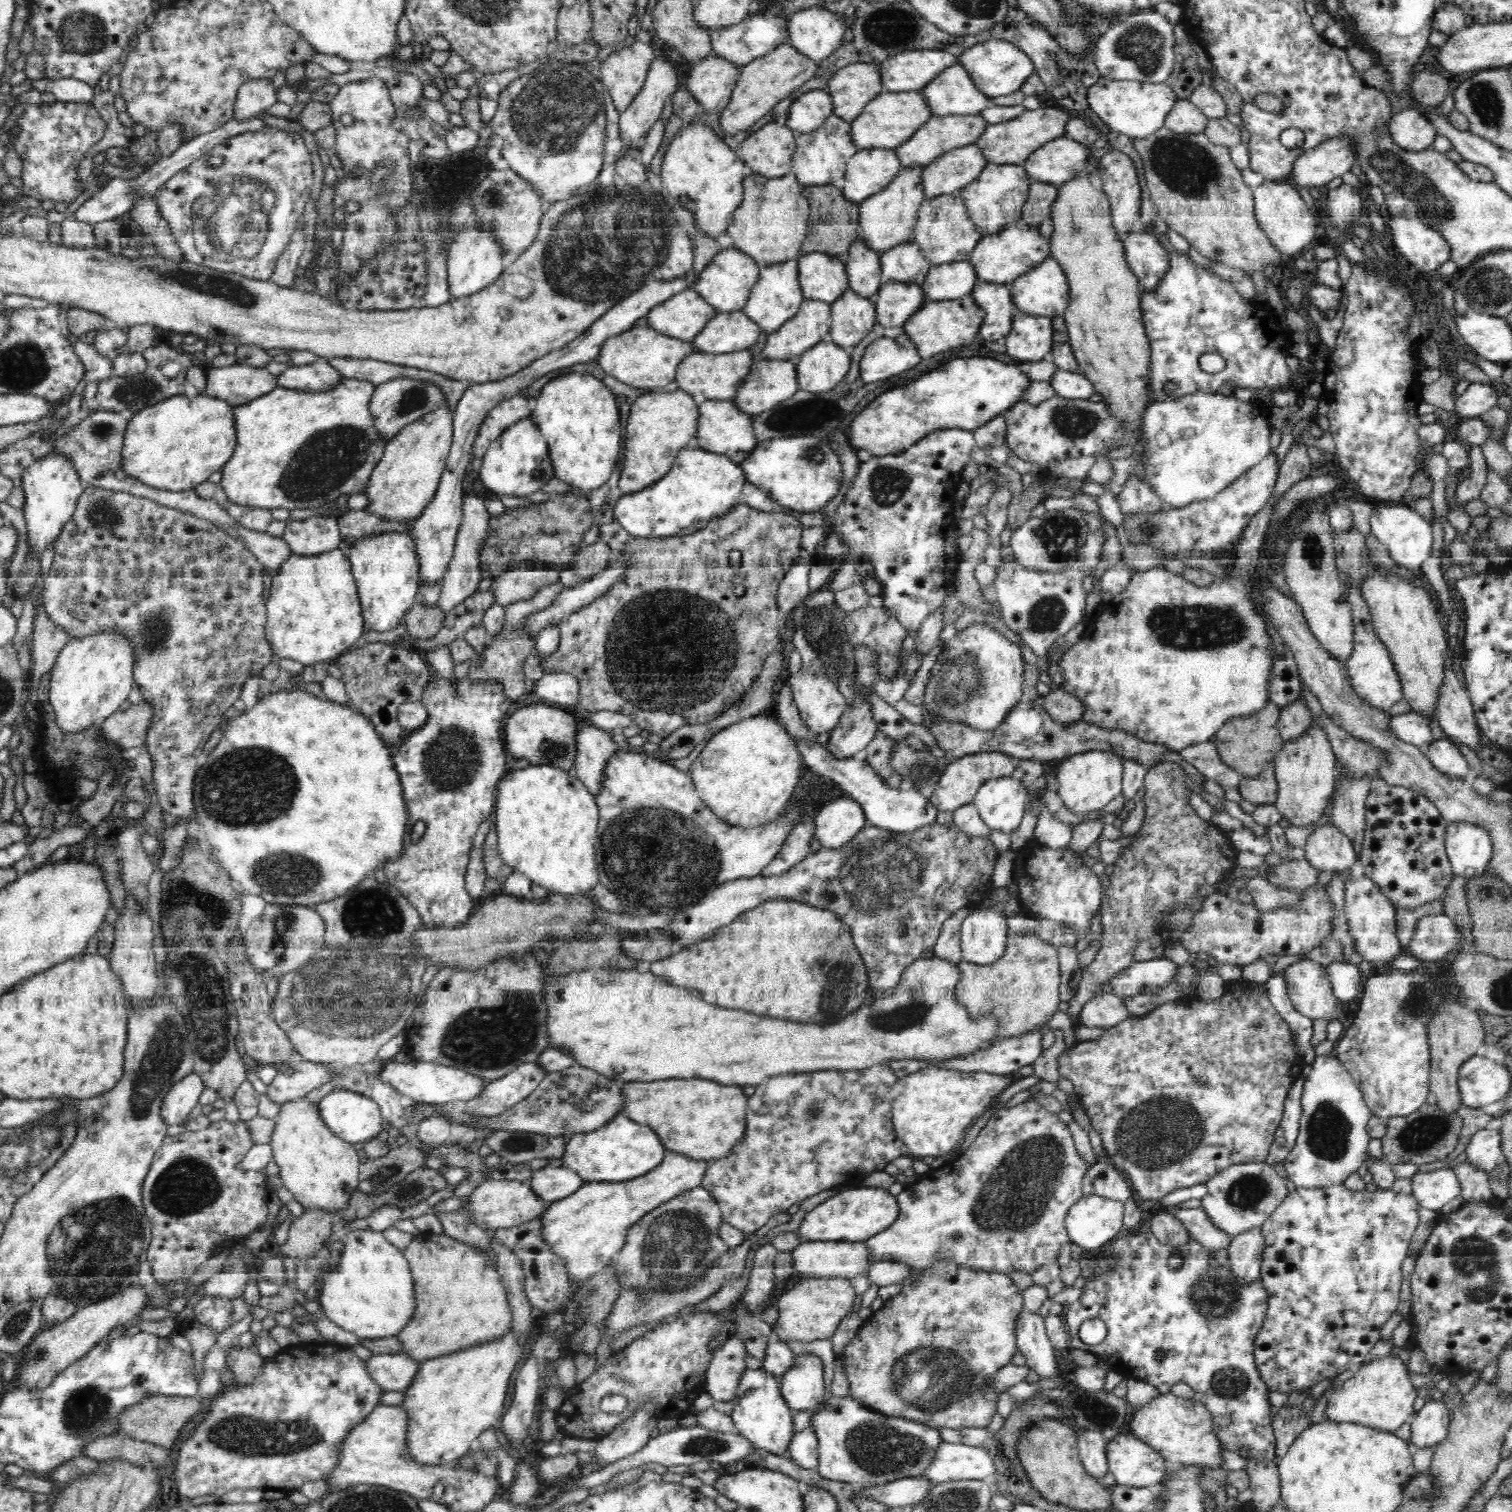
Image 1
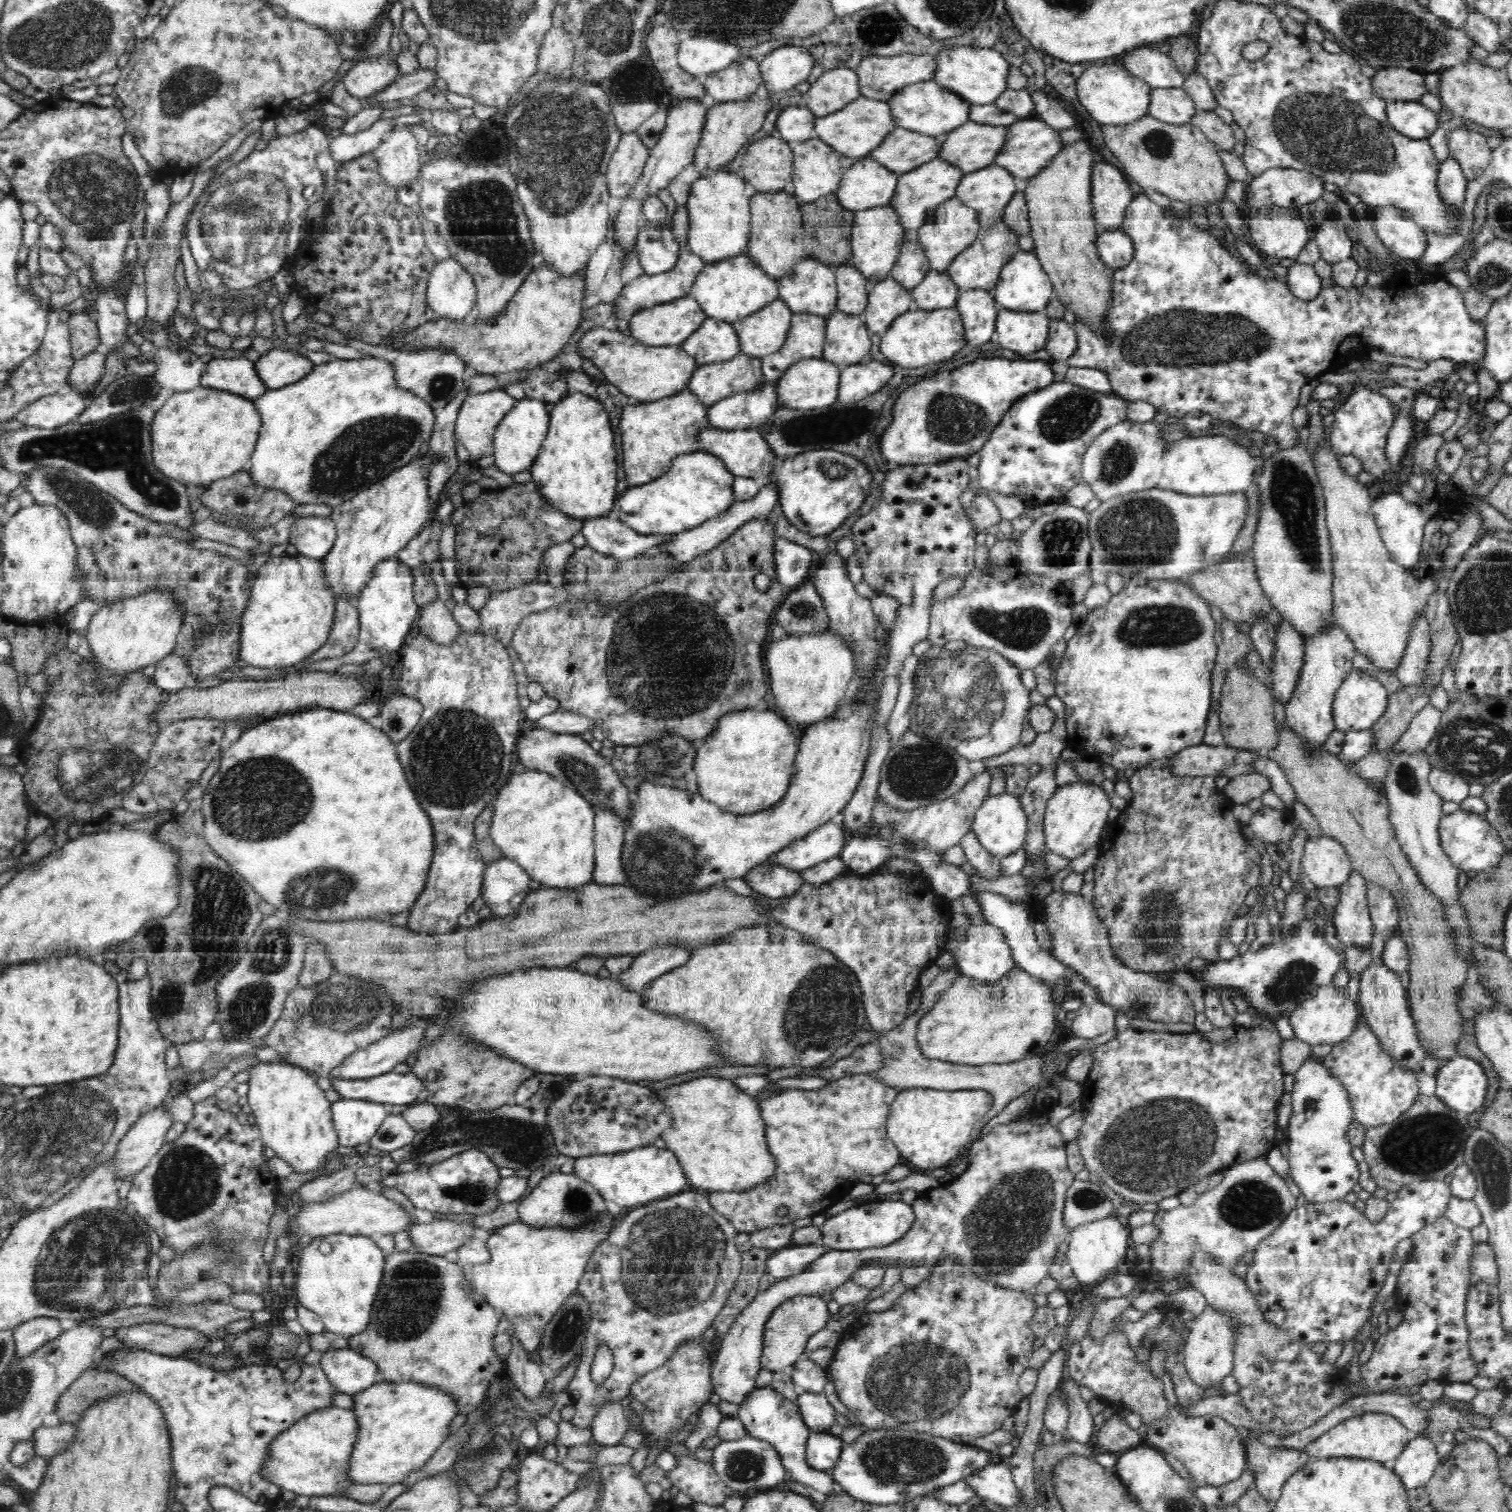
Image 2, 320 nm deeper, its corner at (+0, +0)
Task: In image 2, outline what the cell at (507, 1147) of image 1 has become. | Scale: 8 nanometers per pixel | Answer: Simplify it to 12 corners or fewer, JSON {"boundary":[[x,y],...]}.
{"boundary":[[438,1105],[430,1128],[388,1153],[431,1165],[478,1149],[534,1172],[549,1156],[528,1105]]}

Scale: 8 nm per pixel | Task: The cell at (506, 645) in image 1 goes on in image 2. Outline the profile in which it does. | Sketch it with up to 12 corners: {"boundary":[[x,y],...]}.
{"boundary":[[538,580],[492,593],[480,631],[510,646],[525,616],[568,600]]}

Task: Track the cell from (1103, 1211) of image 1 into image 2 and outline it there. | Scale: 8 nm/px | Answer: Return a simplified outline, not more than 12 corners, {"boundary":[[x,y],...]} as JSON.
{"boundary":[[1116,1213],[1069,1234],[1081,1286],[1123,1266],[1131,1228]]}

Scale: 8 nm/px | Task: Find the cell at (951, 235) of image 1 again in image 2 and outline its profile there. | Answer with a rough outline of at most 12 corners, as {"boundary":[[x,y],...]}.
{"boundary":[[958,197],[918,230],[930,268],[945,271],[976,240],[976,211]]}

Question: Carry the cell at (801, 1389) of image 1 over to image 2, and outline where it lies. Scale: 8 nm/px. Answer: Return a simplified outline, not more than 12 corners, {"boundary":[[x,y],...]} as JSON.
{"boundary":[[824,1393],[797,1398],[803,1421],[814,1432],[830,1431],[836,1410]]}

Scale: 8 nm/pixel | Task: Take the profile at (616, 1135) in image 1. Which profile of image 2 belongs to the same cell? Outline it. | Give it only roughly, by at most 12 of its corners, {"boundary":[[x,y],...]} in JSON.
{"boundary":[[668,1148],[575,1159],[609,1214],[683,1192]]}

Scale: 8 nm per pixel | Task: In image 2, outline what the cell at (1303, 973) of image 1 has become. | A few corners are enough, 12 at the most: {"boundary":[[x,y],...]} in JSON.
{"boundary":[[1314,986],[1290,1013],[1298,1040],[1343,1042],[1359,1014],[1342,987]]}

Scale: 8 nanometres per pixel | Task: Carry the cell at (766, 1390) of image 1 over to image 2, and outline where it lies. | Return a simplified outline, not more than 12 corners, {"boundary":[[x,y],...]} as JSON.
{"boundary":[[770,1386],[750,1392],[736,1416],[776,1449],[790,1479],[826,1496],[831,1472],[808,1466],[812,1430],[797,1403]]}

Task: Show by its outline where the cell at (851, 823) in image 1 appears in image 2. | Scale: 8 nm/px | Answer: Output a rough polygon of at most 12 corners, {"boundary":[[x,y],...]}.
{"boundary":[[830,820],[766,861],[803,871],[838,857],[849,836]]}

